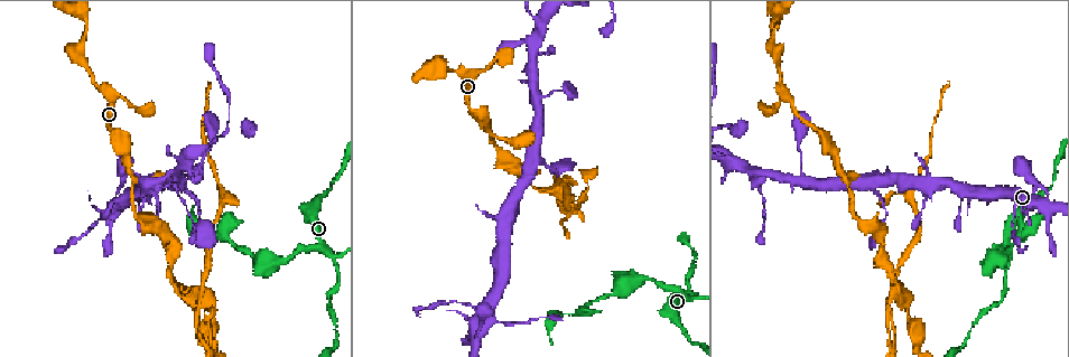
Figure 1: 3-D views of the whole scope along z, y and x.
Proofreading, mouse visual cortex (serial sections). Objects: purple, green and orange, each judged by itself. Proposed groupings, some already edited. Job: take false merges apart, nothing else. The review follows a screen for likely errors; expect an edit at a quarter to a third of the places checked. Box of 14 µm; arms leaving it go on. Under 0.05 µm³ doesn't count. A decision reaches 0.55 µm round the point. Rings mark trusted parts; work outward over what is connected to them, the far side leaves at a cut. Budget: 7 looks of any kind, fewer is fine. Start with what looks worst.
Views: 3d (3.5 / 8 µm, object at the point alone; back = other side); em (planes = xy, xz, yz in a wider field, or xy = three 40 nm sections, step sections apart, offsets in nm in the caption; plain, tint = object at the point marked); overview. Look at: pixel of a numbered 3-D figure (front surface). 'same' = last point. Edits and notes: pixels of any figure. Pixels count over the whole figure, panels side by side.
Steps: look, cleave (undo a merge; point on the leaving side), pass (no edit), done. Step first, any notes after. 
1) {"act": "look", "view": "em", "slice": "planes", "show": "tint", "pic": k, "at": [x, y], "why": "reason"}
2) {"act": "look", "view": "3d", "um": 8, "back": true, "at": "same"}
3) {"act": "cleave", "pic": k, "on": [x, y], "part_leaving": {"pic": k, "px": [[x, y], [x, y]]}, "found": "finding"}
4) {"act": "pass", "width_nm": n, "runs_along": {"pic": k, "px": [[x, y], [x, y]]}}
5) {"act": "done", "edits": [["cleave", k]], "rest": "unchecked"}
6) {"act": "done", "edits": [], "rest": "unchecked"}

{"act": "look", "view": "3d", "um": 3.5, "pic": 1, "at": [194, 297], "why": "calibre changes"}

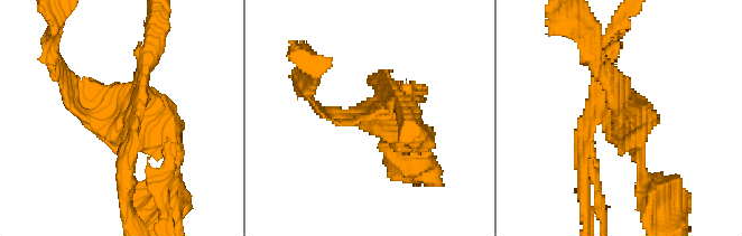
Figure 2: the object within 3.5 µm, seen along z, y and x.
{"act": "look", "view": "em", "slice": "xy", "step": 1, "show": "tint", "pic": 2, "at": [123, 120], "arms": 4, "arm_widths_nm": [150, 200, 200, 300]}

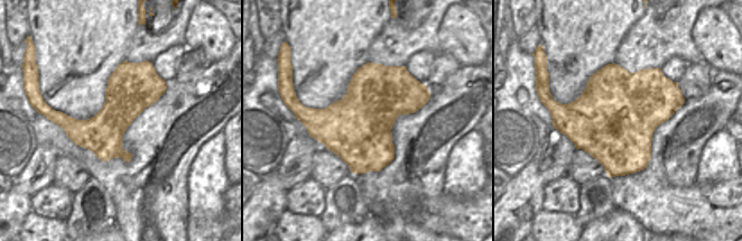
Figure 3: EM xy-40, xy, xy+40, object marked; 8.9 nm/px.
{"act": "cleave", "pic": 2, "on": [585, 187], "width_nm": 600, "part_leaving": {"pic": 2, "px": [[584, 145], [581, 176], [586, 224]]}, "found": "a second cell is stuck on"}

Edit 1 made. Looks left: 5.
{"act": "look", "view": "overview", "why": "redraw"}

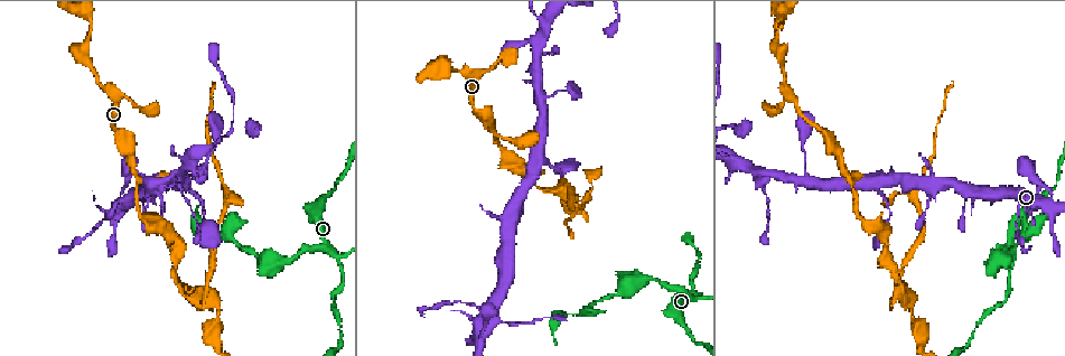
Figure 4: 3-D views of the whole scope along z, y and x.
{"act": "look", "view": "3d", "um": 3.5, "pic": 4, "at": [337, 257], "why": "sharp bend"}

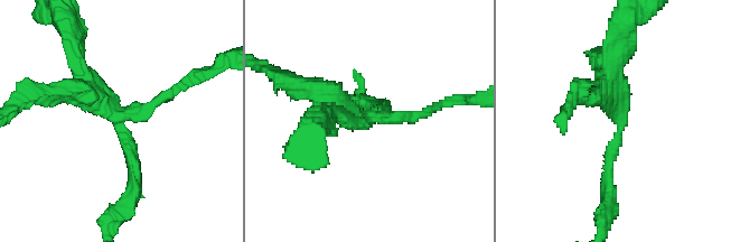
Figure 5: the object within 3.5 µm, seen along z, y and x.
{"act": "look", "view": "em", "slice": "xy", "step": 2, "show": "tint", "pic": 5, "at": [368, 123], "why": "need the tissue"}

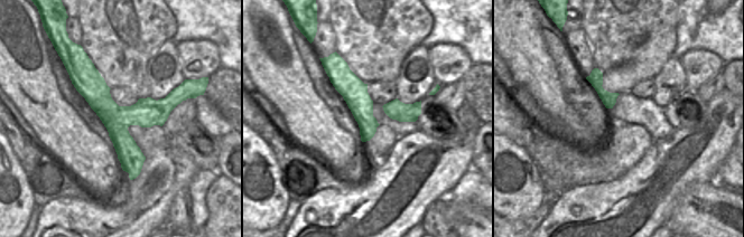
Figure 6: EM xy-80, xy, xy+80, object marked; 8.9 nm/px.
{"act": "look", "view": "em", "slice": "xy", "step": 1, "show": "tint", "at": "same", "why": "cut it another way"}

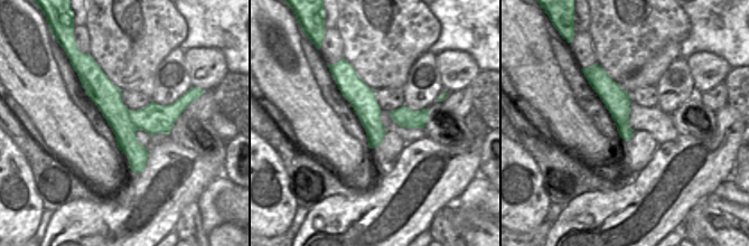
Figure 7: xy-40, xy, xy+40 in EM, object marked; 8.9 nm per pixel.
{"act": "cleave", "pic": 5, "on": [292, 90], "part_leaving": {"pic": 5, "px": [[330, 101], [275, 75]]}, "found": "a second cell is stuck on"}

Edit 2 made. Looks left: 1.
{"act": "done", "edits": [["cleave", 2], ["cleave", 5]], "rest": "unchecked"}

